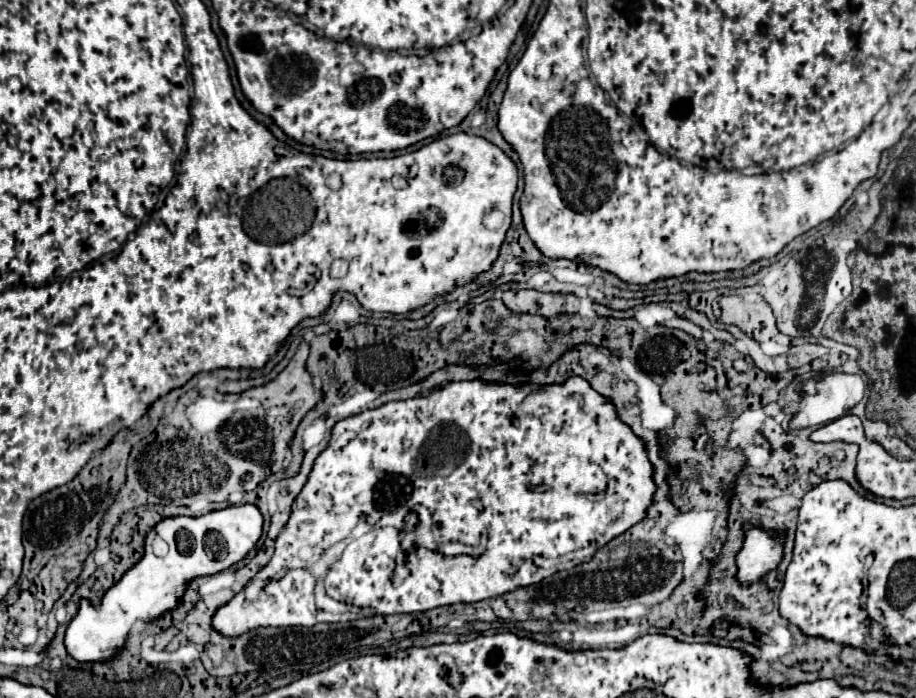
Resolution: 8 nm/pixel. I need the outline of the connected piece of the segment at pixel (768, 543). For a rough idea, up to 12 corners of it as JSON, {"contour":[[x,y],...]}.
{"contour":[[745,526],[739,580],[751,584],[777,568],[783,536]]}

